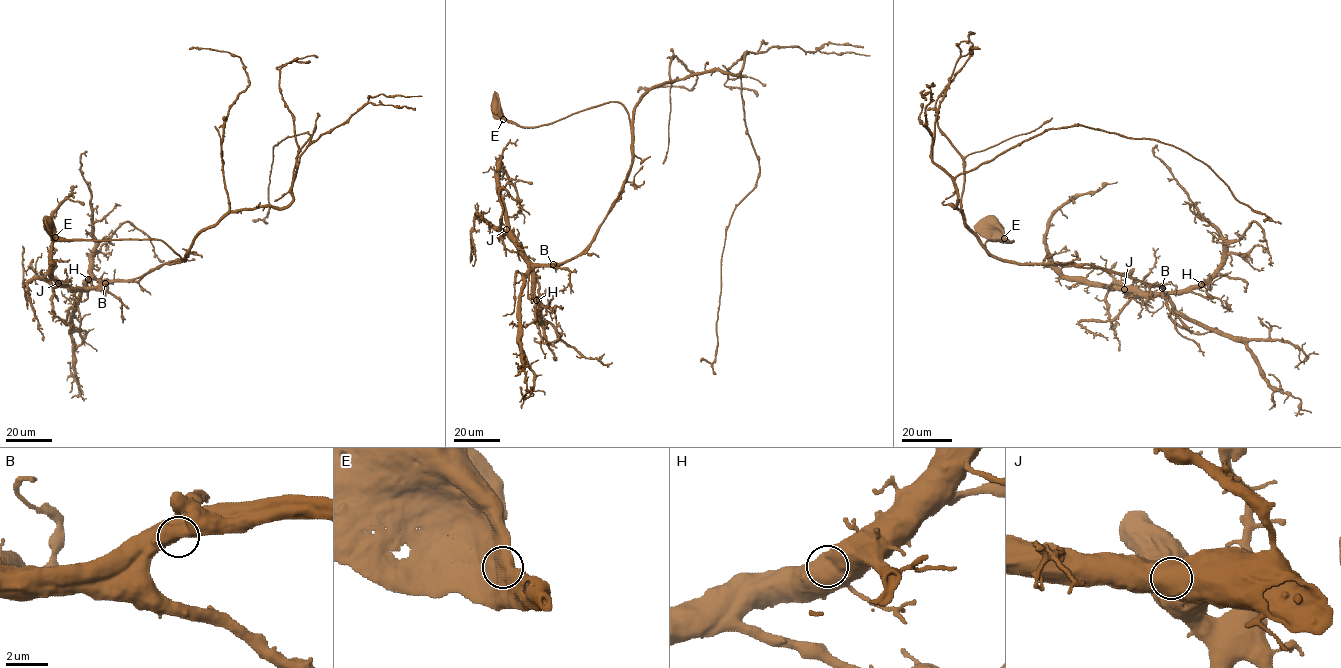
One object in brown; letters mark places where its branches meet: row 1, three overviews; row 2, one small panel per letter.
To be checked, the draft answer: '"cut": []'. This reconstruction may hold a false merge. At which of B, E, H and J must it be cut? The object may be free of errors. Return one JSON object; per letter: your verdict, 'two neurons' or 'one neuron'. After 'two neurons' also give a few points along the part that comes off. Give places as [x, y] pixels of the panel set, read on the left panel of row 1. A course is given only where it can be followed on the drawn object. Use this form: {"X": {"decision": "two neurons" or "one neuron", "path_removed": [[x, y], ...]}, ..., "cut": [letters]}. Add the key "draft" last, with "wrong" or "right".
{"B": {"decision": "one neuron"}, "E": {"decision": "one neuron"}, "H": {"decision": "one neuron"}, "J": {"decision": "one neuron"}, "cut": [], "draft": "right"}

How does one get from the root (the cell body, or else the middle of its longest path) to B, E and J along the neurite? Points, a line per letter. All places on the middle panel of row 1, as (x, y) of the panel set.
B: (495, 107), (528, 127), (610, 102), (628, 114), (631, 165), (621, 197), (583, 251), (552, 264)
E: (495, 107), (503, 119)
J: (495, 107), (509, 121), (537, 127), (619, 102), (631, 136), (621, 197), (579, 253), (532, 264), (506, 229)

